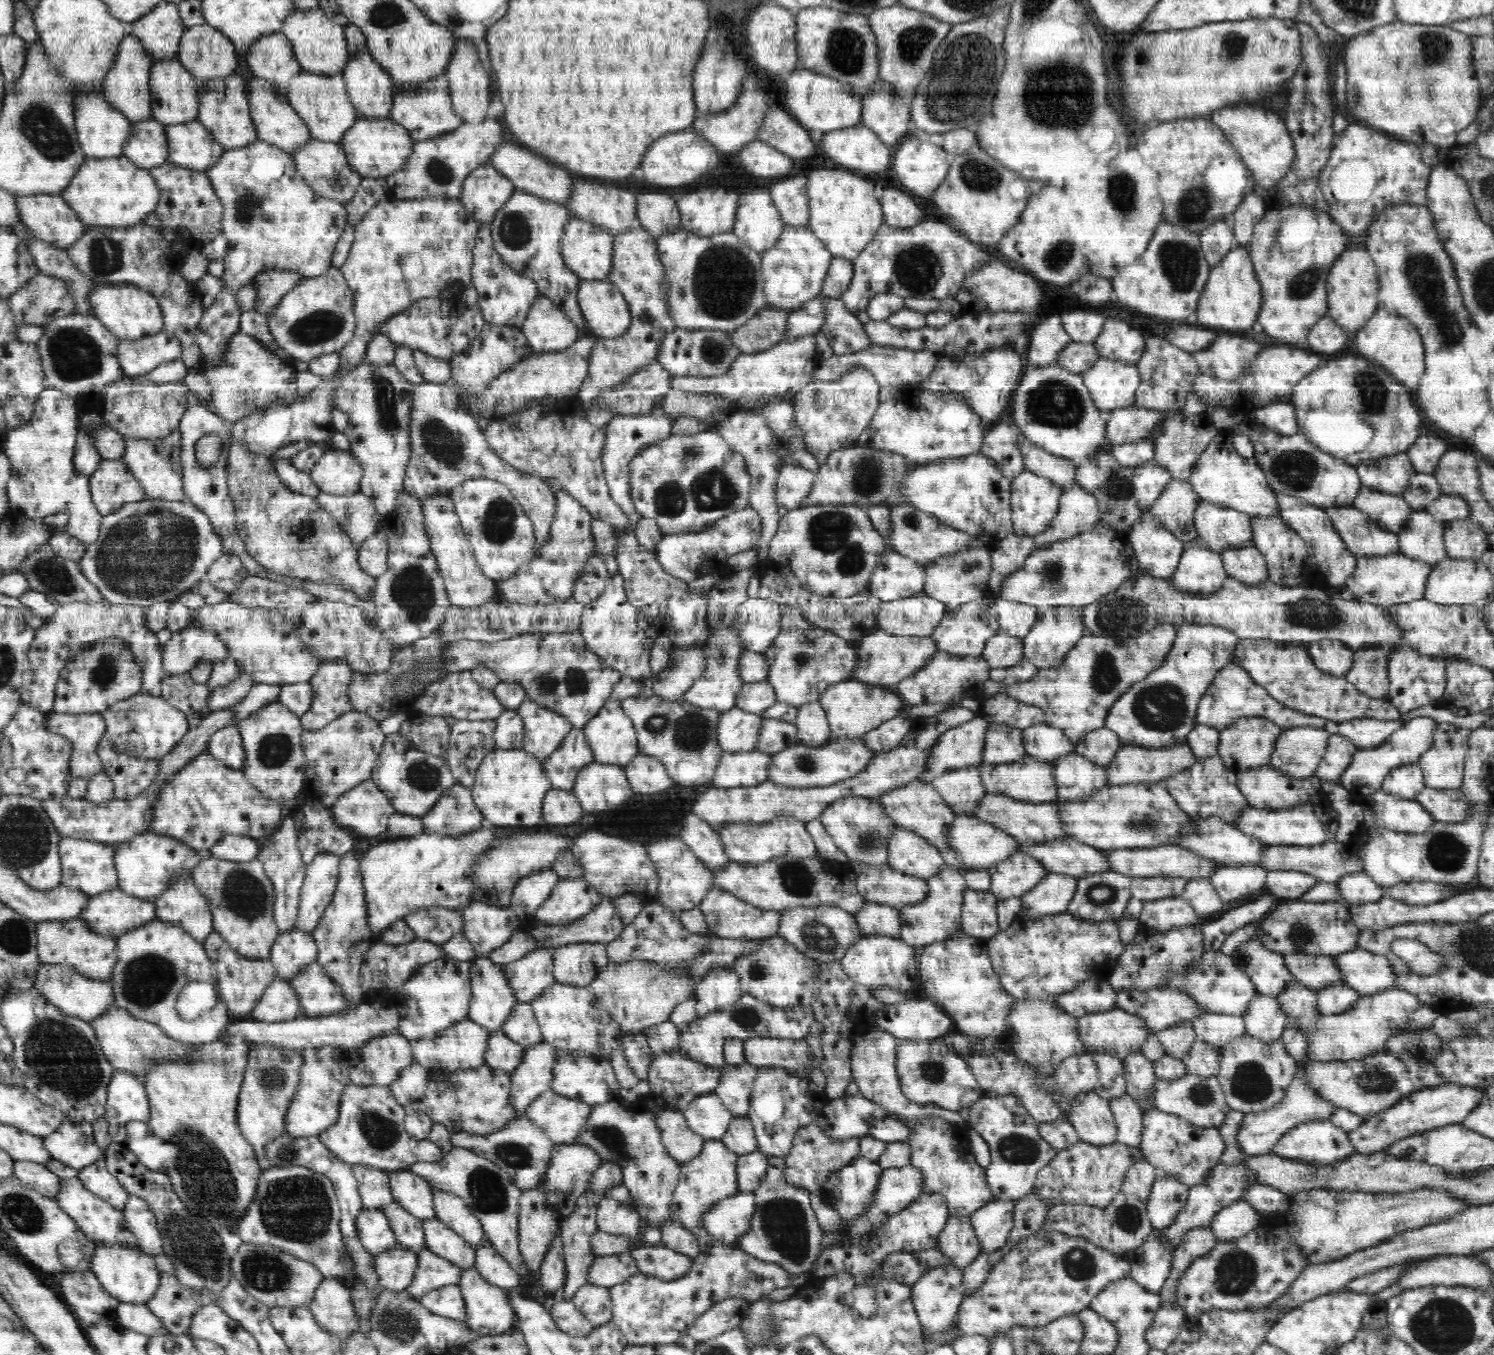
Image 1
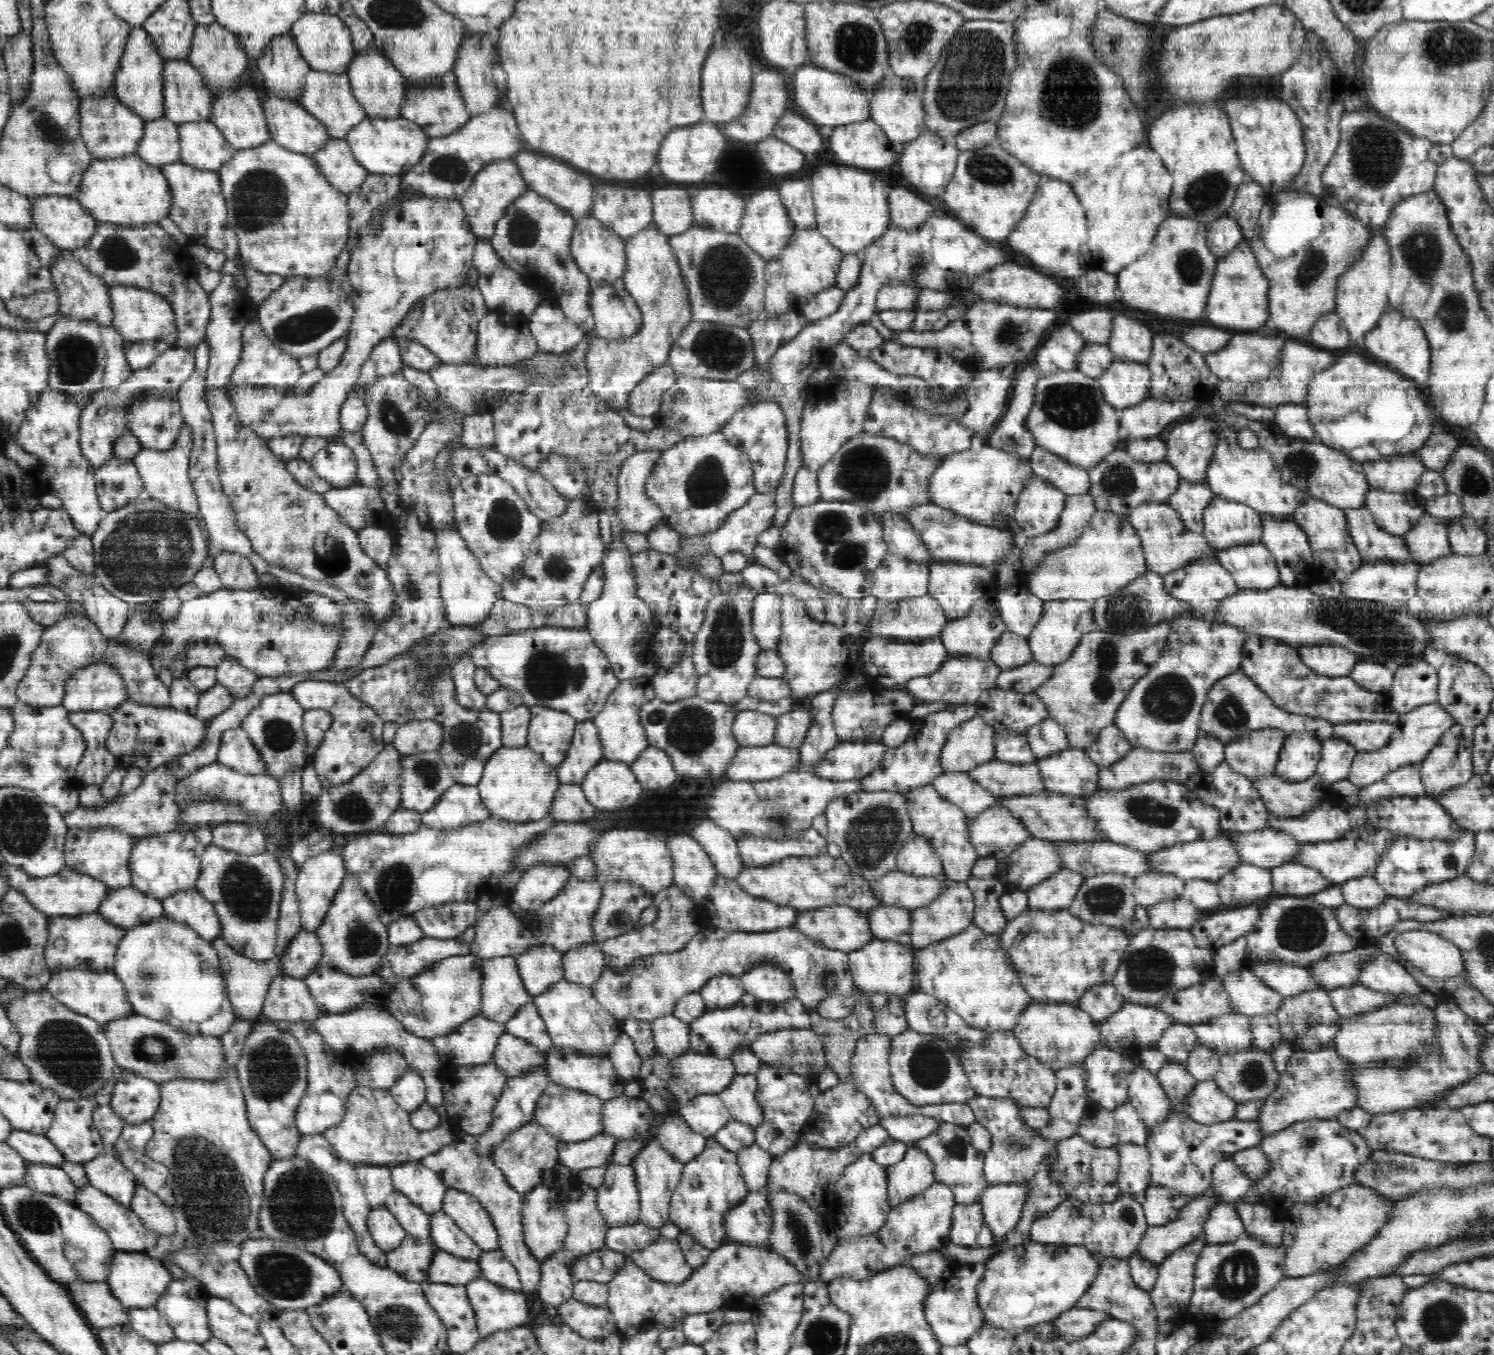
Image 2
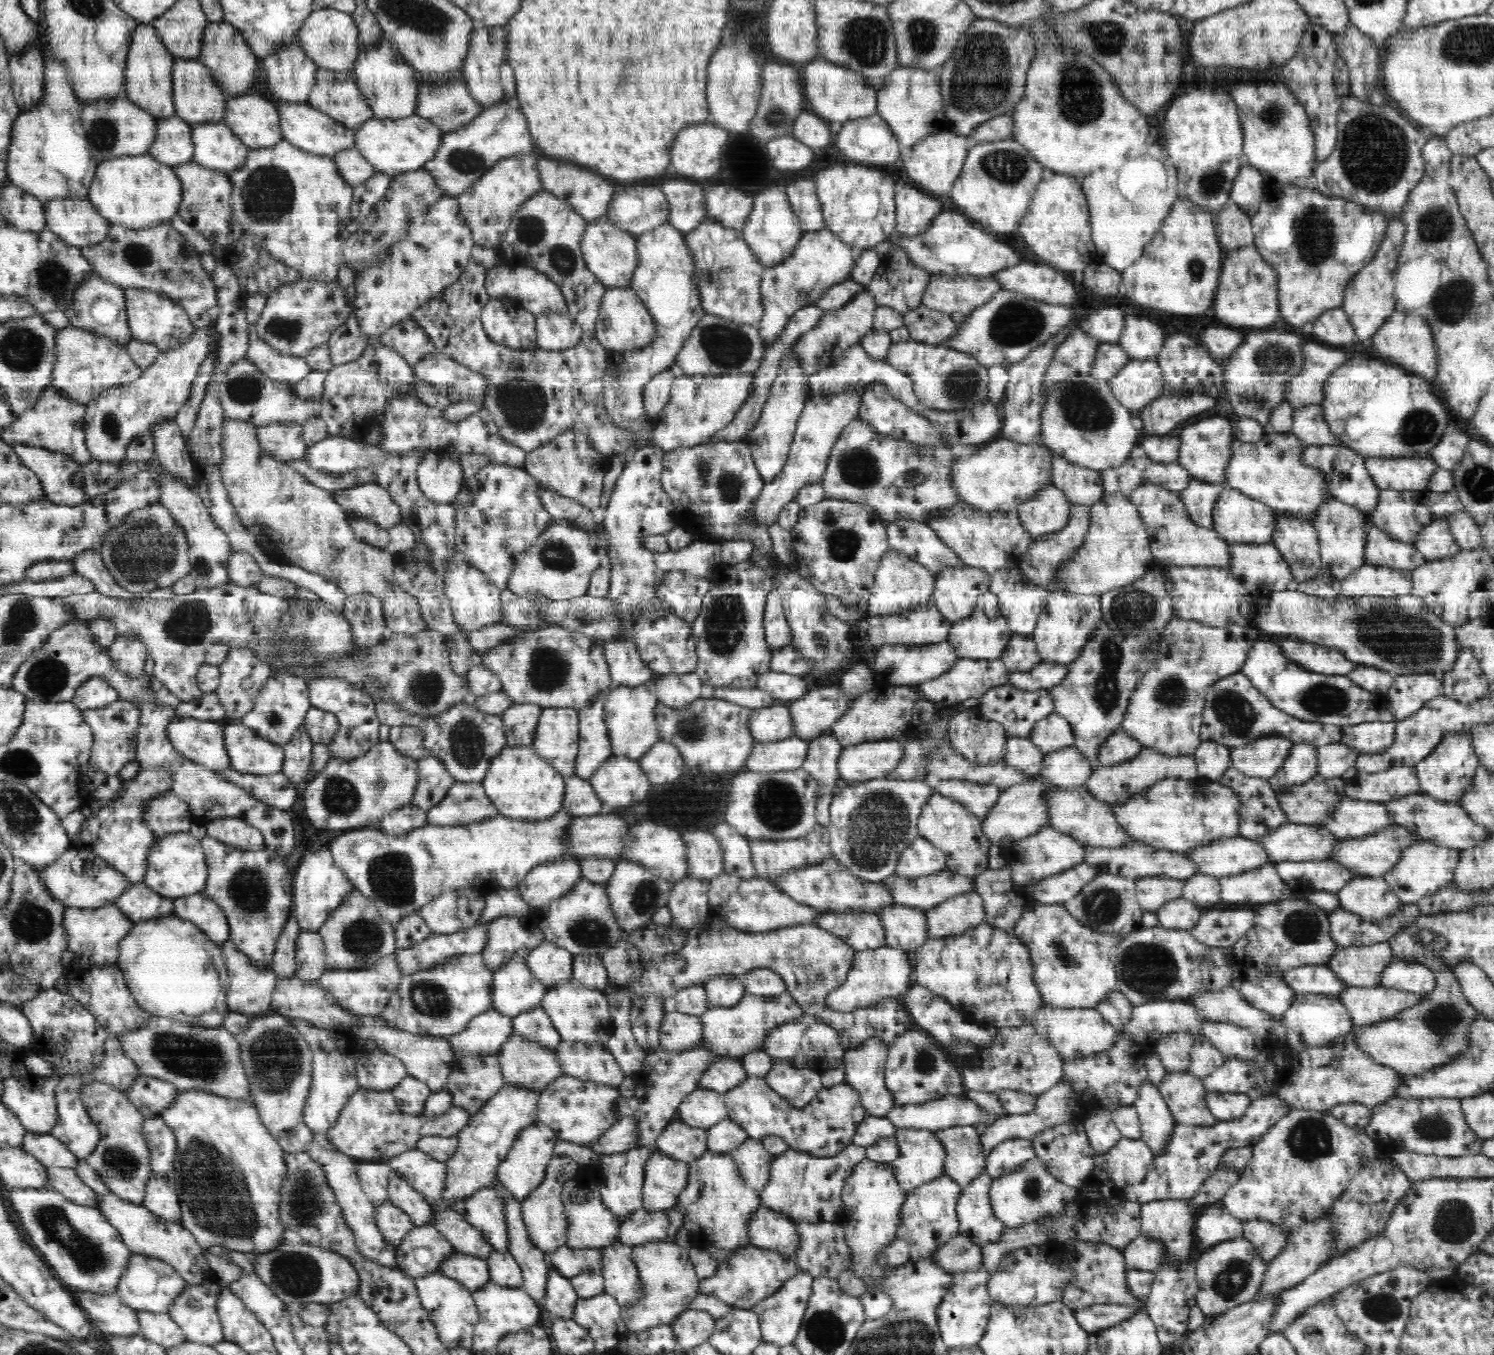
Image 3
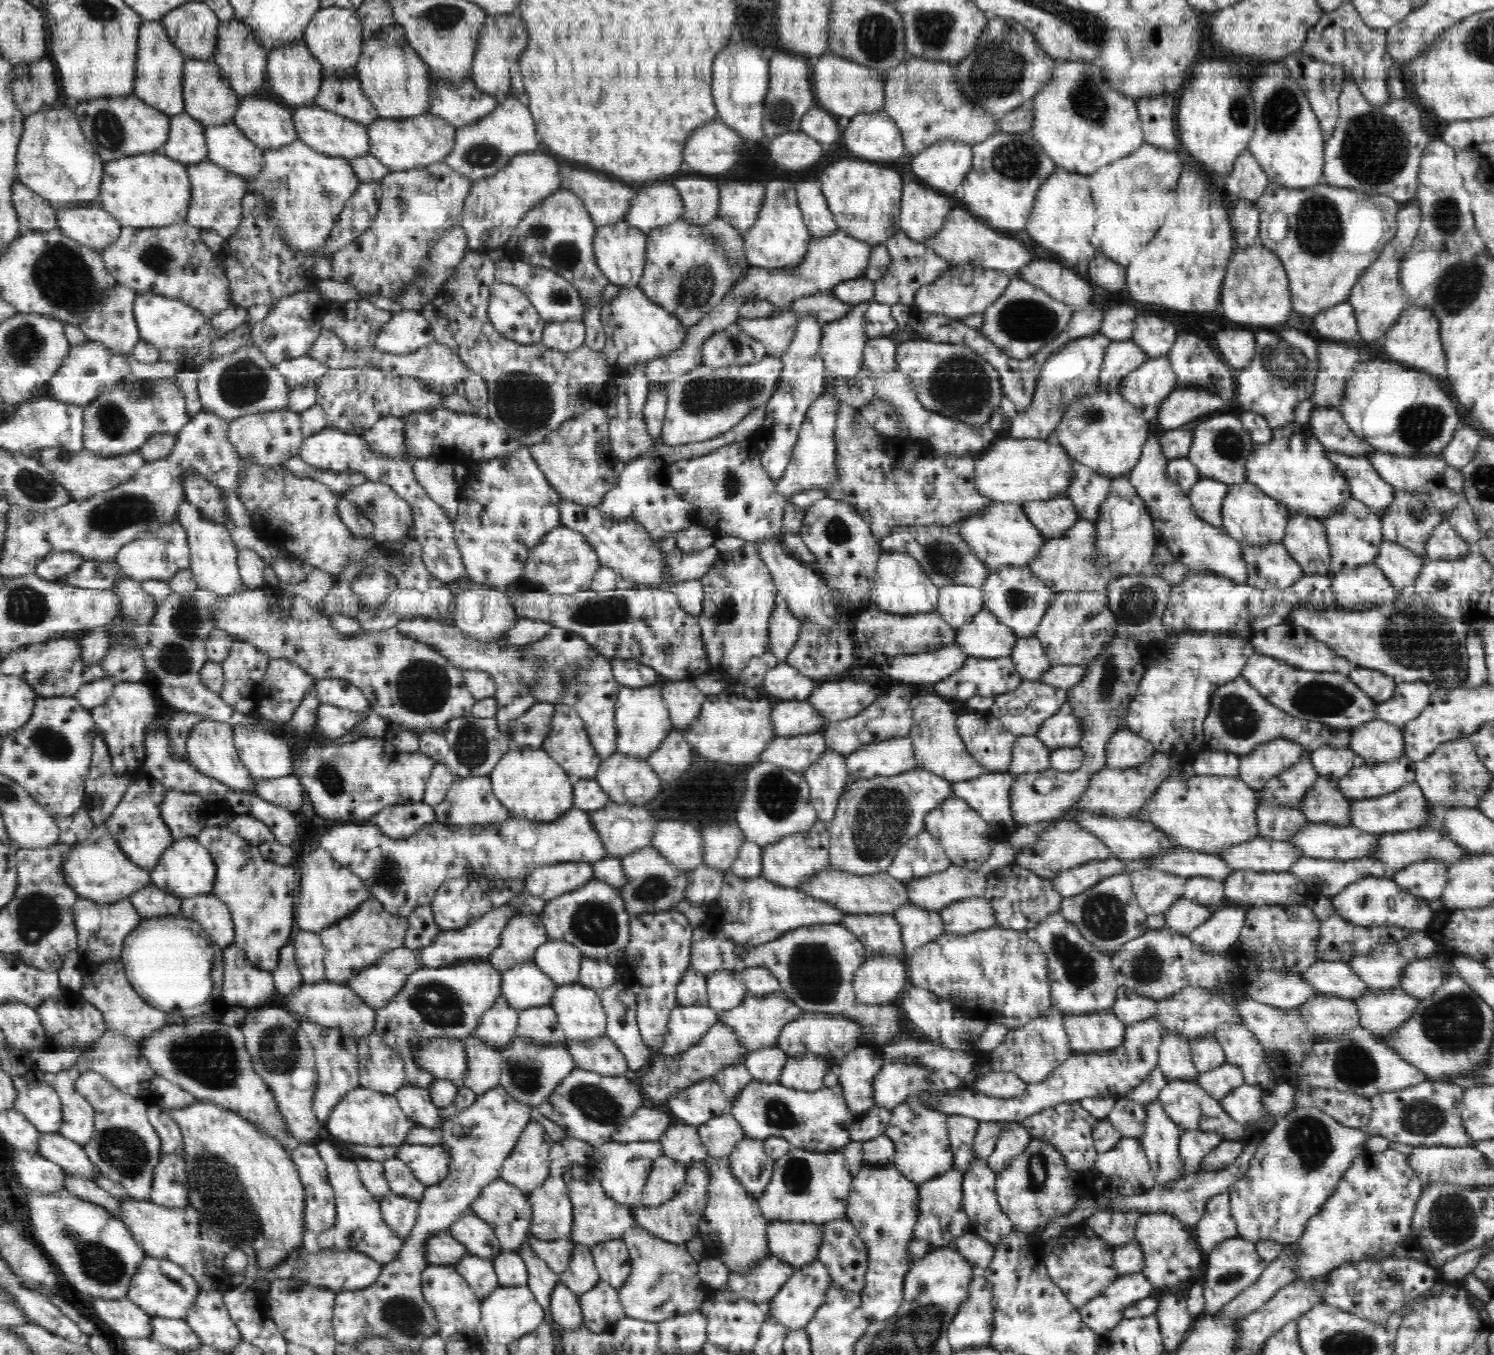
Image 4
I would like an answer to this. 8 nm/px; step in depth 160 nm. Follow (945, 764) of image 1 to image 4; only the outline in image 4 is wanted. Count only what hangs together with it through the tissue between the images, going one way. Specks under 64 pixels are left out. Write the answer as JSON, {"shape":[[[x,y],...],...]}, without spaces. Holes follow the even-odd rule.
{"shape":[[[966,711],[957,716],[956,728],[967,751],[984,769],[990,772],[1006,772],[1012,761],[1012,751],[1017,737],[1007,731],[1002,723],[990,711]]]}

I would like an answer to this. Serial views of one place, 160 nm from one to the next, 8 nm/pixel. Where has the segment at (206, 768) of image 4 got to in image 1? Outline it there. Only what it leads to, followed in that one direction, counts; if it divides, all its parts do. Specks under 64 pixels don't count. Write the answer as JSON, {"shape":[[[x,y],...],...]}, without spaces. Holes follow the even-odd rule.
{"shape":[[[138,693],[111,704],[103,713],[105,736],[119,753],[136,755],[144,760],[160,760],[181,741],[190,730],[186,715],[161,696]]]}

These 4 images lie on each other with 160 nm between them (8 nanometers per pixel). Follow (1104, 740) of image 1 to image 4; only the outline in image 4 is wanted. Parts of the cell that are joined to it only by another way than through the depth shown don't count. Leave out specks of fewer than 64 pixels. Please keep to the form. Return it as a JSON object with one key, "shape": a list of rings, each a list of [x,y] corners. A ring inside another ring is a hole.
{"shape":[[[1128,728],[1115,732],[1106,747],[1106,765],[1112,769],[1136,768],[1154,756],[1154,745]]]}

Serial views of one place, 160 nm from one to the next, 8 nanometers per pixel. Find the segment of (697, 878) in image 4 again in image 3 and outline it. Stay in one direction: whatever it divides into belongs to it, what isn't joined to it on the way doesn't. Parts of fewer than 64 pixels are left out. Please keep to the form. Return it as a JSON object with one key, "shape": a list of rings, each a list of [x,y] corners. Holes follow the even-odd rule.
{"shape":[[[692,876],[674,883],[670,900],[666,907],[670,909],[672,920],[666,924],[688,933],[709,915],[709,880],[698,880]]]}

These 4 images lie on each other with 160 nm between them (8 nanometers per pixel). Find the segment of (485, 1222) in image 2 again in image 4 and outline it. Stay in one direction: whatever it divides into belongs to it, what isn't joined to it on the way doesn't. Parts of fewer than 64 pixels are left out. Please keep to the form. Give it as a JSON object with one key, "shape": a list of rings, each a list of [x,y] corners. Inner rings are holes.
{"shape":[[[501,1178],[492,1180],[482,1189],[481,1195],[470,1205],[470,1210],[478,1218],[493,1226],[503,1252],[516,1252],[524,1240],[530,1236],[529,1228],[533,1214],[531,1213],[532,1207],[528,1200],[528,1194],[524,1194],[519,1188],[508,1184]]]}

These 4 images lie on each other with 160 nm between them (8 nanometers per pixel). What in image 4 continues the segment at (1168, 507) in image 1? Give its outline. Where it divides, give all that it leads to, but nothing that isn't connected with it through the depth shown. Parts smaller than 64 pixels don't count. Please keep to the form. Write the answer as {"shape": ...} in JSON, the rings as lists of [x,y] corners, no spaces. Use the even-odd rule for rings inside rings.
{"shape":[[[1201,477],[1189,490],[1187,496],[1193,504],[1194,512],[1208,524],[1222,527],[1222,503],[1230,488],[1219,480]]]}

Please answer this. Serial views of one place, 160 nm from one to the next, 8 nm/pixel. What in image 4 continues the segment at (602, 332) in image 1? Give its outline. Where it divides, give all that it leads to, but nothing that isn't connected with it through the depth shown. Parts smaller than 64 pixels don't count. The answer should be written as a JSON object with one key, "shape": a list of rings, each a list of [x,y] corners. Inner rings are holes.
{"shape":[[[637,287],[623,288],[612,302],[601,308],[600,317],[607,338],[603,354],[610,366],[619,368],[638,362],[644,364],[682,348],[689,331],[678,323],[678,317],[658,307]]]}

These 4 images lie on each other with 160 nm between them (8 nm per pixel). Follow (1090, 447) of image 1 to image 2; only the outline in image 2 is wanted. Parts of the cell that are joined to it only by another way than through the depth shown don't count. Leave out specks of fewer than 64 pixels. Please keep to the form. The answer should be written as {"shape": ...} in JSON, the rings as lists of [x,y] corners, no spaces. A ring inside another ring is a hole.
{"shape":[[[1077,368],[1041,375],[1037,380],[1034,404],[1029,412],[1026,427],[1037,446],[1060,455],[1070,464],[1087,468],[1096,466],[1118,446],[1118,430],[1122,410],[1108,404],[1097,380],[1086,376]]]}

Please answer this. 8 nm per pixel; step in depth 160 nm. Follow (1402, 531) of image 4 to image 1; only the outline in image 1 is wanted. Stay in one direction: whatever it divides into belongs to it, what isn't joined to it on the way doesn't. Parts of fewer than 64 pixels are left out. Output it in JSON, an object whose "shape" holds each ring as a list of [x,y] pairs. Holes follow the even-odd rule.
{"shape":[[[1362,487],[1352,506],[1365,512],[1382,529],[1397,533],[1406,524],[1414,511],[1398,494],[1387,494]]]}

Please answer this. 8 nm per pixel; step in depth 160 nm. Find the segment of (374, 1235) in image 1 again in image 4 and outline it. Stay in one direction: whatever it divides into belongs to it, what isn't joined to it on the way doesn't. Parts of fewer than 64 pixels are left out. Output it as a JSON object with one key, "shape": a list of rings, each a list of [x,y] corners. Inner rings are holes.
{"shape":[[[390,1191],[379,1199],[379,1205],[387,1226],[405,1242],[417,1222],[419,1203]]]}

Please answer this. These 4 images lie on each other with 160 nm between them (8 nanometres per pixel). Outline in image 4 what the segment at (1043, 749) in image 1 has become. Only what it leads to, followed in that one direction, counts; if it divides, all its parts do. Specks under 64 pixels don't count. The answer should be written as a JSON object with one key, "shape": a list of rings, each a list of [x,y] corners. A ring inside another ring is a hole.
{"shape":[[[1069,702],[1064,703],[1054,716],[1050,716],[1046,719],[1041,727],[1037,730],[1036,736],[1051,749],[1064,748],[1064,747],[1076,747],[1078,746],[1080,739],[1083,737],[1082,720],[1072,712],[1072,707]]]}

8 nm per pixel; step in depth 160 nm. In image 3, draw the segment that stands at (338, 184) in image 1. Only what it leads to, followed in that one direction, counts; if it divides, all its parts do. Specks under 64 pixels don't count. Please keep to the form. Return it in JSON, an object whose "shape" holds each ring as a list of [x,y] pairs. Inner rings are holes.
{"shape":[[[356,147],[337,152],[333,156],[333,161],[337,164],[341,177],[352,186],[364,183],[377,172]]]}

